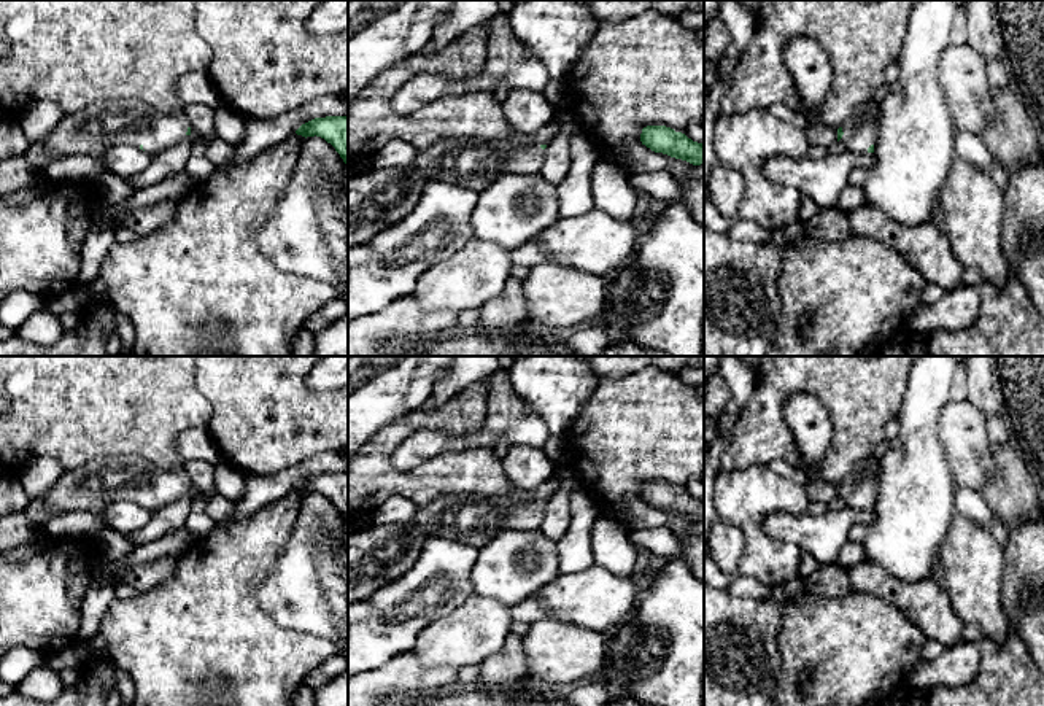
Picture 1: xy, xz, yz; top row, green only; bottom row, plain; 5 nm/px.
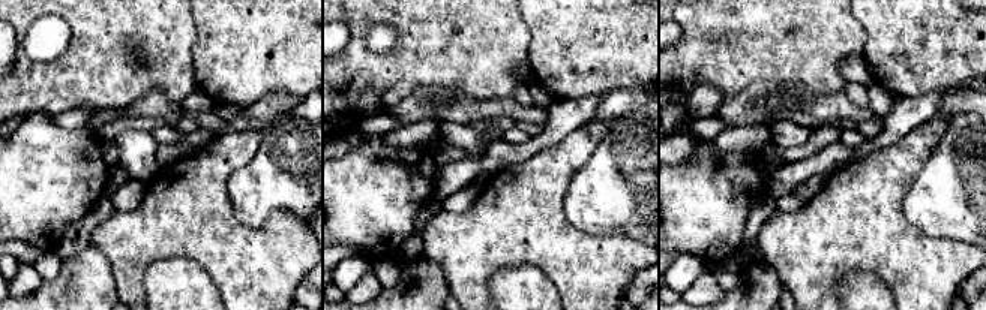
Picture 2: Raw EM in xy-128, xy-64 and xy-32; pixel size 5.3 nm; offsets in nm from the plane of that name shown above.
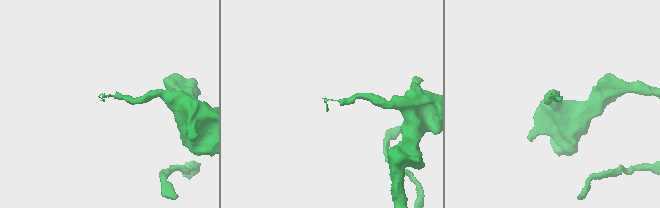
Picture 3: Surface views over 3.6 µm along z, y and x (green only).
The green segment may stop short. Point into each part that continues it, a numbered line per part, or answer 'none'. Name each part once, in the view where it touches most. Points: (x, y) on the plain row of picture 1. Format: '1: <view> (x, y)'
1: yz (860, 485)

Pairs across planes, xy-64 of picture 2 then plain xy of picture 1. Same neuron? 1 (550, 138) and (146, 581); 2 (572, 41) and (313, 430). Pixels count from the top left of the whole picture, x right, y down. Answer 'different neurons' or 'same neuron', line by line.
1: different neurons
2: same neuron

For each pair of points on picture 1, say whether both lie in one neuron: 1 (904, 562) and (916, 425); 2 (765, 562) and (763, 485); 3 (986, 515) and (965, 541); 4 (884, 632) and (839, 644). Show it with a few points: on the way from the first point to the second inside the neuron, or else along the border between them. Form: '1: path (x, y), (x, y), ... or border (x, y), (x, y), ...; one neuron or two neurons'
1: path (909, 528), (916, 496), (916, 458); one neuron
2: path (758, 543), (752, 530), (752, 504); one neuron
3: border (957, 511), (989, 528); two neurons
4: path (873, 643), (850, 644); one neuron

